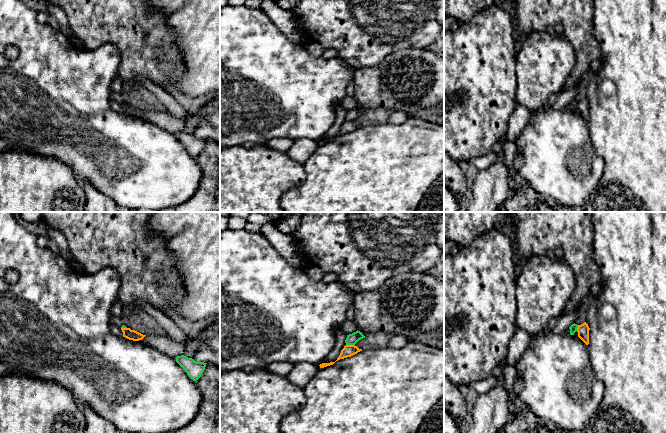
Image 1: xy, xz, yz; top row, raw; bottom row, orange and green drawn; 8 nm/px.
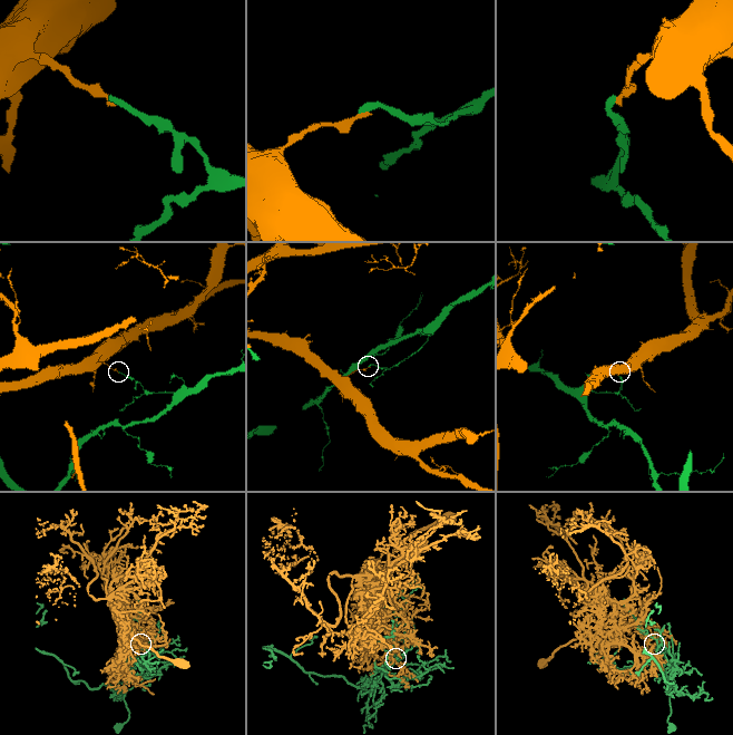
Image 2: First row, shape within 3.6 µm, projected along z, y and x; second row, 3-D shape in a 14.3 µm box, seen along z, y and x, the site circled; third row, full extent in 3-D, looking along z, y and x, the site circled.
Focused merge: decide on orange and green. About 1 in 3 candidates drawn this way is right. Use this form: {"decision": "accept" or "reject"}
{"decision": "reject"}

